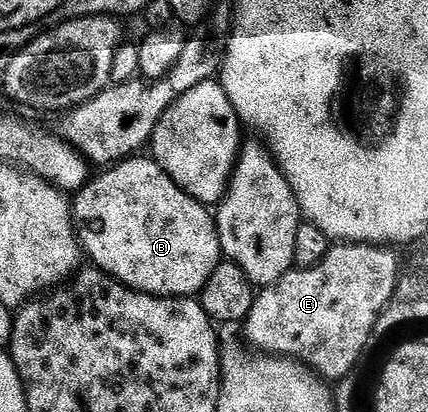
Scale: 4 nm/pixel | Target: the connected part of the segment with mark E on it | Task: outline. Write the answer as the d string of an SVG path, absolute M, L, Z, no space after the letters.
M337 243L319 263L306 269L294 267L283 279L264 286L254 296L253 306L243 322L244 340L254 350L270 355L291 357L305 362L326 382L337 383L350 376L353 364L361 357L369 336L374 336L379 315L389 305L397 286L399 261L392 248L380 245L354 245Z

